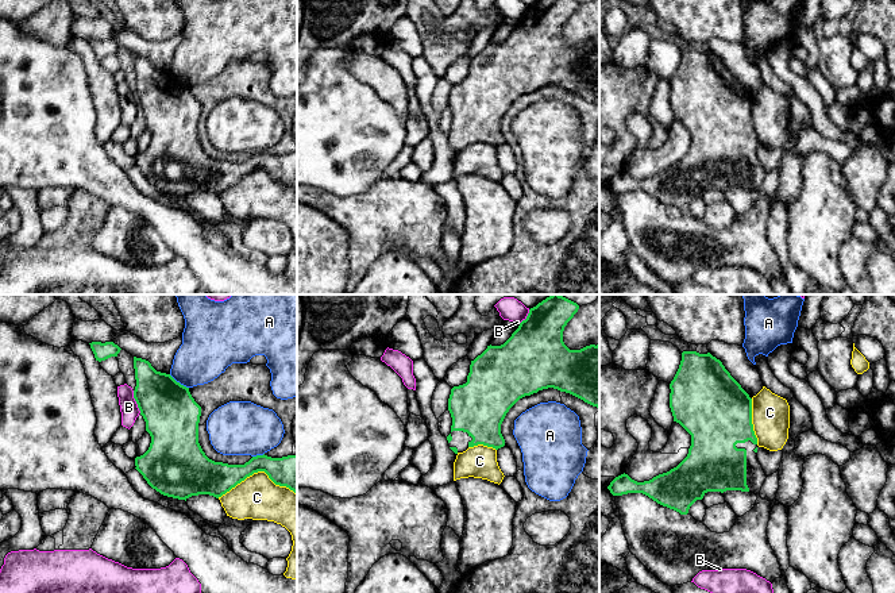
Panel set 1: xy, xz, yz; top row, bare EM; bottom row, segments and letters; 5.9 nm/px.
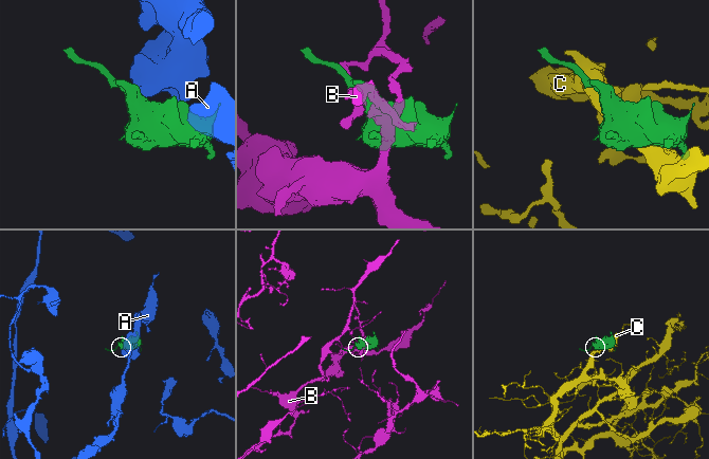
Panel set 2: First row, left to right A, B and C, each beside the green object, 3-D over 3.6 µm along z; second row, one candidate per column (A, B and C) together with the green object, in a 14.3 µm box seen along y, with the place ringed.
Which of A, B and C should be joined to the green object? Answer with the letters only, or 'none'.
none

